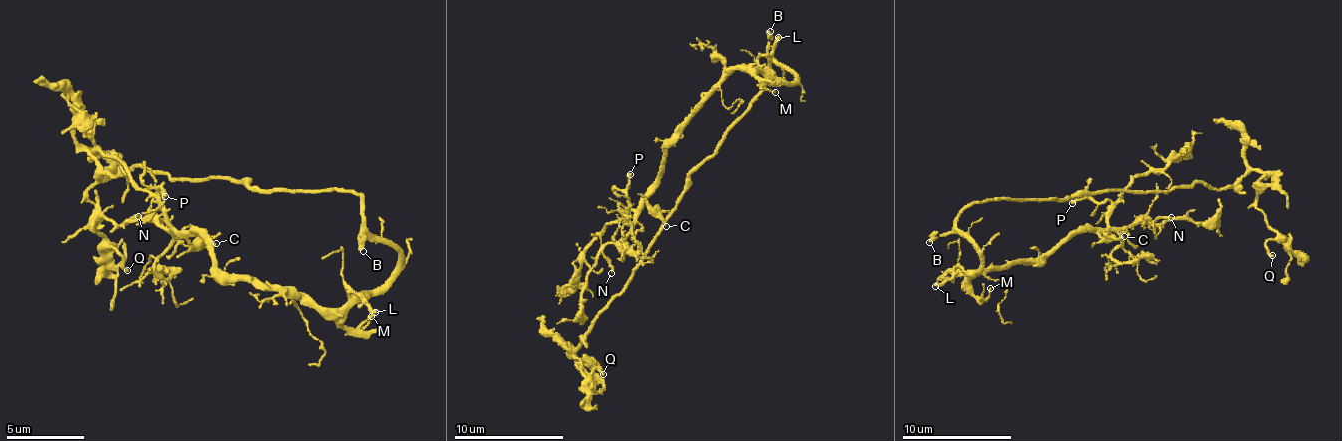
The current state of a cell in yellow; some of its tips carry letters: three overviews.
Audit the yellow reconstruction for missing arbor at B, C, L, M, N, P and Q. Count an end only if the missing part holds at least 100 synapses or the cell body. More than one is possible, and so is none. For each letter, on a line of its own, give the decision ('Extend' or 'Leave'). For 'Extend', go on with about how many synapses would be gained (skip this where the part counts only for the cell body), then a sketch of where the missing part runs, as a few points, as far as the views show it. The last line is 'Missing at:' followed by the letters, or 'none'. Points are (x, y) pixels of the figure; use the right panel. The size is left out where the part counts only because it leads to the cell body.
B: Extend
C: Leave
L: Leave
M: Leave
N: Leave
P: Leave
Q: Leave
Missing at: B

